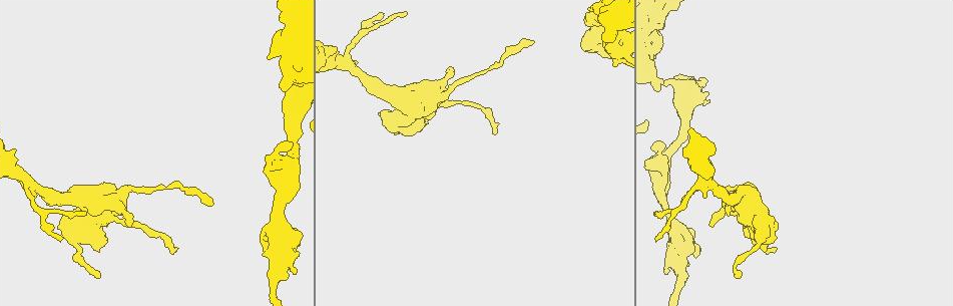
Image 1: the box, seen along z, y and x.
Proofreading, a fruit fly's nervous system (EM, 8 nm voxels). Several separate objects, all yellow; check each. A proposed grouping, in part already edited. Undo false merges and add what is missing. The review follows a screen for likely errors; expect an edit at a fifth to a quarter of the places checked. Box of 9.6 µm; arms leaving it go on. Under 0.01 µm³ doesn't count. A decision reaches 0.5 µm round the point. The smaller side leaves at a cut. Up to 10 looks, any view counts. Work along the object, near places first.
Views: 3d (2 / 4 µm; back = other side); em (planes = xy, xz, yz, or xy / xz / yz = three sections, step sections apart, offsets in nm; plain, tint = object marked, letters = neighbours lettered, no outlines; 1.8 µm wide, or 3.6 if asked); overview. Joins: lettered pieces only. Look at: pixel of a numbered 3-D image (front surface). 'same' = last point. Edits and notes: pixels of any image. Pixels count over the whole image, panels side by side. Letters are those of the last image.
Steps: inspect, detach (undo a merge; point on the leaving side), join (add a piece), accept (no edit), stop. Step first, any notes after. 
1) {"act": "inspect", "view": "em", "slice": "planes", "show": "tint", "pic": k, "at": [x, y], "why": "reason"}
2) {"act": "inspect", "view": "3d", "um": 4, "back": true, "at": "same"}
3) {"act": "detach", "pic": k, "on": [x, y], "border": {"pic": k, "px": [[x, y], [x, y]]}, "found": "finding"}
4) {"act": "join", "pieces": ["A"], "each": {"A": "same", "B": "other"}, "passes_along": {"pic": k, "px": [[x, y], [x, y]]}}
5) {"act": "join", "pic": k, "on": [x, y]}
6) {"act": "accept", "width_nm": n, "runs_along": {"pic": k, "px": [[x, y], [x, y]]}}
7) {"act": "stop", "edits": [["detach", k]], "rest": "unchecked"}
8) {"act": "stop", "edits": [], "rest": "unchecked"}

{"act": "inspect", "view": "3d", "um": 4, "pic": 1, "at": [761, 237], "why": "sharp bend"}

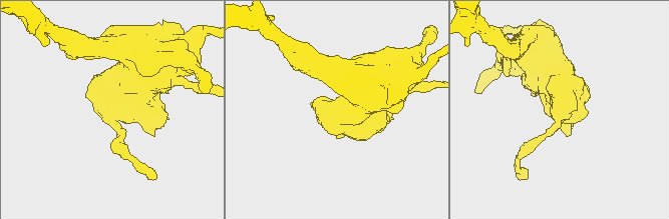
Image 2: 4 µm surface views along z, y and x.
{"act": "inspect", "view": "em", "um": 3.6, "slice": "yz", "step": 16, "show": "tint", "pic": 2, "at": [562, 112], "why": "shape alone is not enough"}

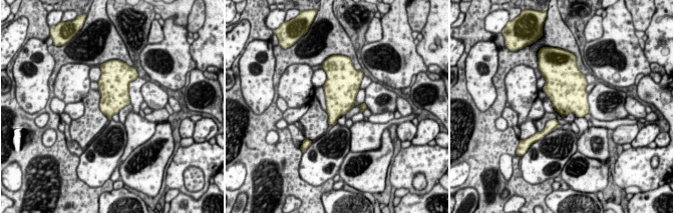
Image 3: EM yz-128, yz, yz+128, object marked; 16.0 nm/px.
{"act": "inspect", "view": "em", "um": 3.6, "slice": "planes", "show": "letters", "at": "same"}

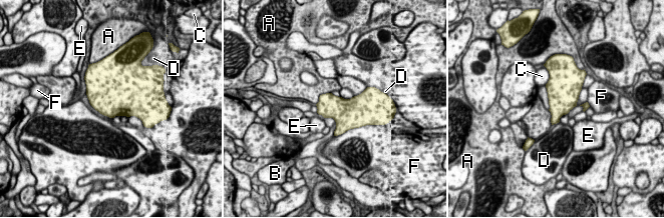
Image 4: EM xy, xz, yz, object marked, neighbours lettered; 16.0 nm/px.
{"act": "accept", "each": {"A": "other", "B": "other", "C": "other", "D": "other", "E": "other", "F": "other"}, "border": {"pic": 4, "px": [[331, 92], [322, 94], [315, 104]]}, "found": "continuous, no second neuron"}

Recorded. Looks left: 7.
{"act": "inspect", "view": "em", "slice": "planes", "show": "letters", "pic": 1, "at": [528, 41], "why": "end of a long branch"}

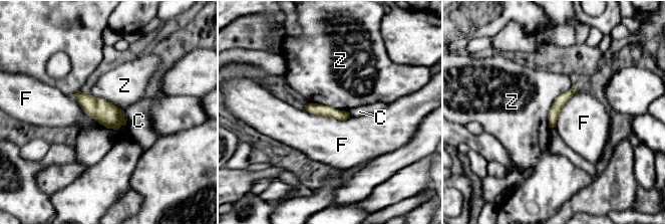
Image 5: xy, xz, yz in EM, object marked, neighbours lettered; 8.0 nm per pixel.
{"act": "accept", "width_nm": 90, "each": {"C": "other", "F": "other", "Z": "other"}, "runs_along": {"pic": 5, "px": [[572, 90], [557, 105], [552, 125]]}, "found": "none of them fits"}

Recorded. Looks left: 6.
{"act": "inspect", "view": "3d", "um": 4, "pic": 1, "at": [658, 144], "why": "an open end"}

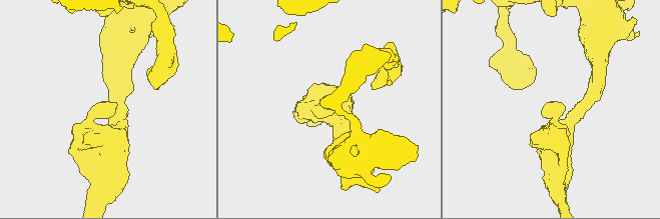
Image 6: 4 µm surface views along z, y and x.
{"act": "inspect", "view": "em", "um": 3.6, "slice": "planes", "show": "letters", "pic": 6, "at": [114, 105], "why": "shape alone is not enough"}

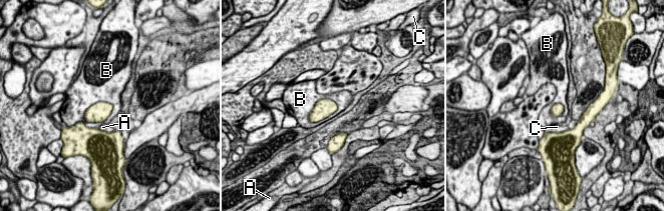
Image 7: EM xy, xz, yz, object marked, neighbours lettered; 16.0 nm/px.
{"act": "accept", "longest_contact_nm": ["B", 500], "each": {"A": "other", "B": "other", "C": "other"}, "found": "none of them fits"}

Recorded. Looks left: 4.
{"act": "inspect", "view": "3d", "um": 4, "pic": 1, "at": [619, 48], "why": "sudden change in width"}

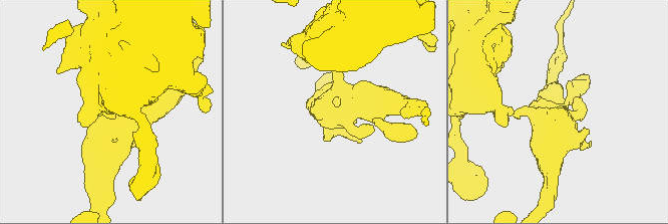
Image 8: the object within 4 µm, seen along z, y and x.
{"act": "inspect", "view": "em", "slice": "xy", "step": 4, "show": "tint", "pic": 8, "at": [334, 112]}

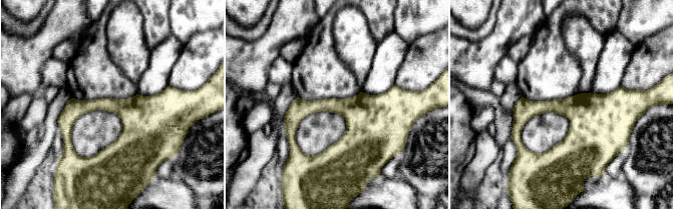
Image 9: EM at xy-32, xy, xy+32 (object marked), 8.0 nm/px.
{"act": "inspect", "view": "em", "slice": "planes", "show": "letters", "at": "same"}

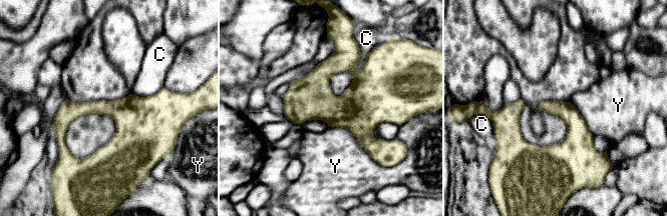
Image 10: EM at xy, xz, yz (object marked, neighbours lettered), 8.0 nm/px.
{"act": "accept", "longest_contact_nm": ["Y", 480], "each": {"C": "other", "Y": "other"}, "border": {"pic": 10, "px": [[329, 126], [347, 128], [375, 161]]}, "found": "one neuron here"}

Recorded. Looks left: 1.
{"act": "stop", "edits": [], "rest": "unchecked"}

